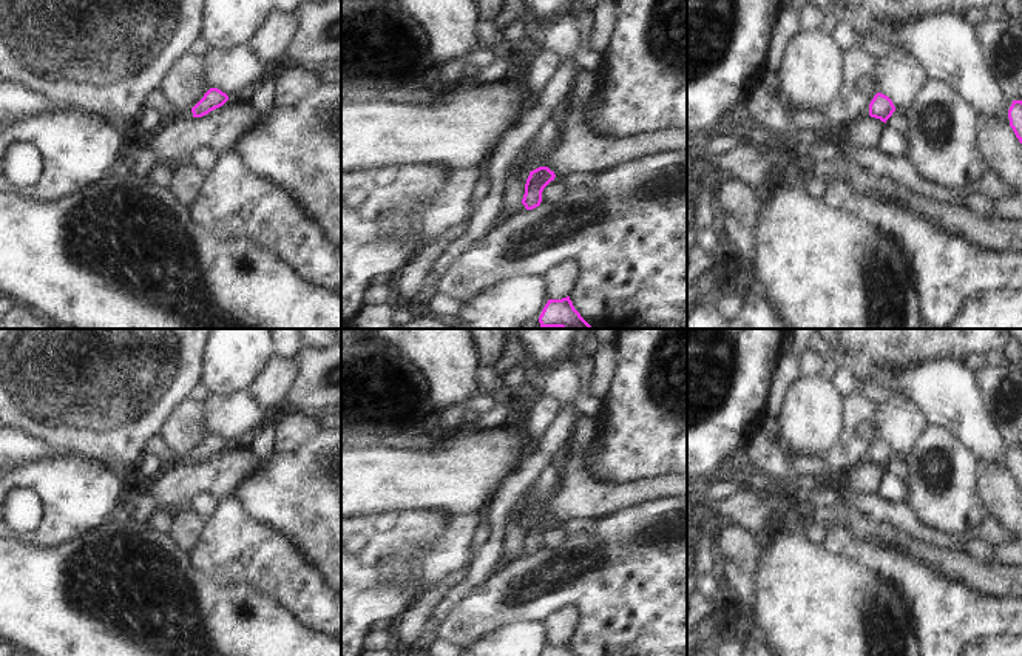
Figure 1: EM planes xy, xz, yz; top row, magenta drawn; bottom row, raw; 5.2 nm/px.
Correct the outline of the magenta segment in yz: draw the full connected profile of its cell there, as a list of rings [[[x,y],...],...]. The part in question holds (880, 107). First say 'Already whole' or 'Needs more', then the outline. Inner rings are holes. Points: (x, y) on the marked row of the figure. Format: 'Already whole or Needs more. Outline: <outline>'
Already whole. Outline: [[[877,93],[869,103],[869,116],[880,119],[885,123],[892,116],[894,111],[895,111],[895,107],[892,100],[882,93]]]

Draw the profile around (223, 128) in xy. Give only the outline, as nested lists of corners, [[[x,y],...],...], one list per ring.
[[[245,97],[228,99],[202,117],[170,117],[153,133],[148,148],[167,165],[208,147],[228,154],[266,123],[272,113],[258,111]]]

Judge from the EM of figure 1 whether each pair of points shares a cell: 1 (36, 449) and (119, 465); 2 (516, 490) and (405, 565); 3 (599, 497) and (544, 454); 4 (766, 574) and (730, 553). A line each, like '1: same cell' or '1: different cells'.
1: same cell
2: different cells
3: different cells
4: different cells

